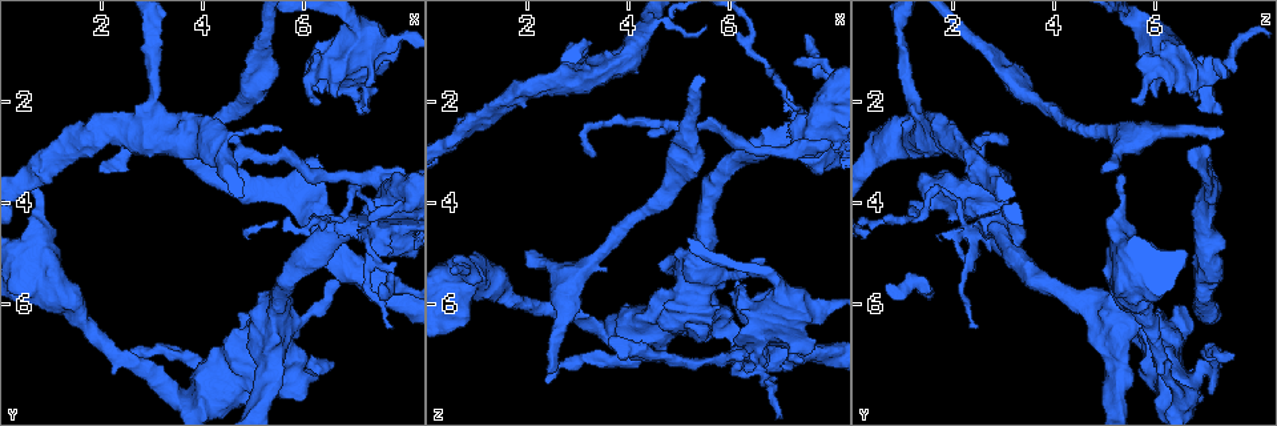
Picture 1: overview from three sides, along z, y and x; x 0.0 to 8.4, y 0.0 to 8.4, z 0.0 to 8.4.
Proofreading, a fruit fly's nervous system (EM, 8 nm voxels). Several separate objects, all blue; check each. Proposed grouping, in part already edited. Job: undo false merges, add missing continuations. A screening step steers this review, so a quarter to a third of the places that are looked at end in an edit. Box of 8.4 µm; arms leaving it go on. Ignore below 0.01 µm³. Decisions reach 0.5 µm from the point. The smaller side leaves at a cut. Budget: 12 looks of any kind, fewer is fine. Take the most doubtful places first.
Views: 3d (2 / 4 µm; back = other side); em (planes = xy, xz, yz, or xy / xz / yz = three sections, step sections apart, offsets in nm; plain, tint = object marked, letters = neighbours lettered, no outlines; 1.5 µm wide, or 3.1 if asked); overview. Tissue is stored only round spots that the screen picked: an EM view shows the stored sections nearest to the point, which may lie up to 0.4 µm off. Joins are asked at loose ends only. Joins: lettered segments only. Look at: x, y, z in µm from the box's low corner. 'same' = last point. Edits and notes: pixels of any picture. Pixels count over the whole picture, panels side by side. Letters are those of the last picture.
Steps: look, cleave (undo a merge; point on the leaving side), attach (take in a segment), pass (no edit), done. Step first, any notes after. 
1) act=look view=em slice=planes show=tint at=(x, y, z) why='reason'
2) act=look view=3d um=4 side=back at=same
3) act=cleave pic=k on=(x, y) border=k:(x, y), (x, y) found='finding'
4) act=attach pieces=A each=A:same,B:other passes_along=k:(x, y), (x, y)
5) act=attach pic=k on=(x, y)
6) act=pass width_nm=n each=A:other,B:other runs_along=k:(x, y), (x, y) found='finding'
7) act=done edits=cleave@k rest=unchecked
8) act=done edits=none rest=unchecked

act=look view=em slice=planes show=tint at=(3.65, 3.05, 6.60) why='long arm stops here'

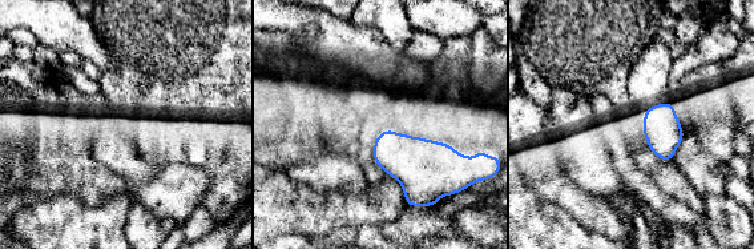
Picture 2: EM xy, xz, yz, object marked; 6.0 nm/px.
act=look view=em slice=planes show=letters at=same why='what lies round it'

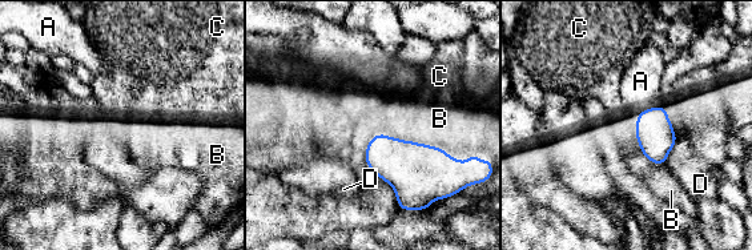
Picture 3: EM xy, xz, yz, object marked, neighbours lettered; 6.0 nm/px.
act=attach pieces=A each=A:same,B:other,C:other,D:other found='the neuron continues'

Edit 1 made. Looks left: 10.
act=look view=em slice=planes show=letters at=(6.20, 1.40, 6.00) why='calibre changes'

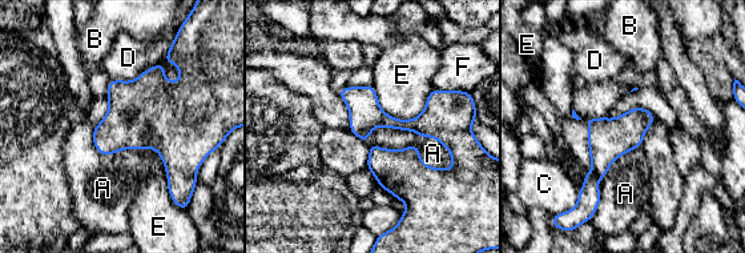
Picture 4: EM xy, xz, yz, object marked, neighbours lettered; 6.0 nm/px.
act=pass each=A:other,B:other,C:other,D:other,E:other,F:other found='all the same neuron'

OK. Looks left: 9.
act=look view=em slice=planes show=letters at=(3.30, 2.75, 3.05) why='tapers out'

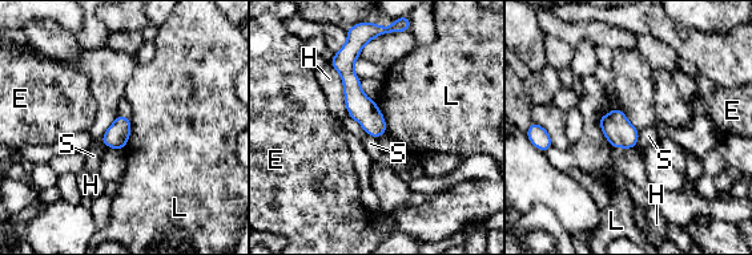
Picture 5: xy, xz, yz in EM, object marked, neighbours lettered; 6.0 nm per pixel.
act=pass width_nm=140 each=E:other,H:other,L:other,S:other runs_along=5:(357, 51), (348, 76), (377, 133) found='no lettered segment goes on from it'

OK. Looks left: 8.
act=done edits=attach@3 rest=unchecked

